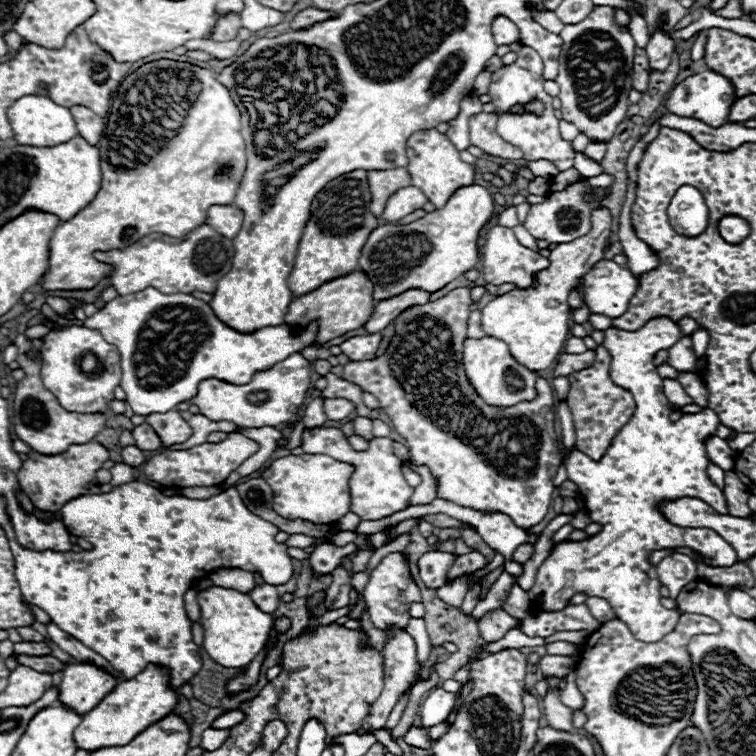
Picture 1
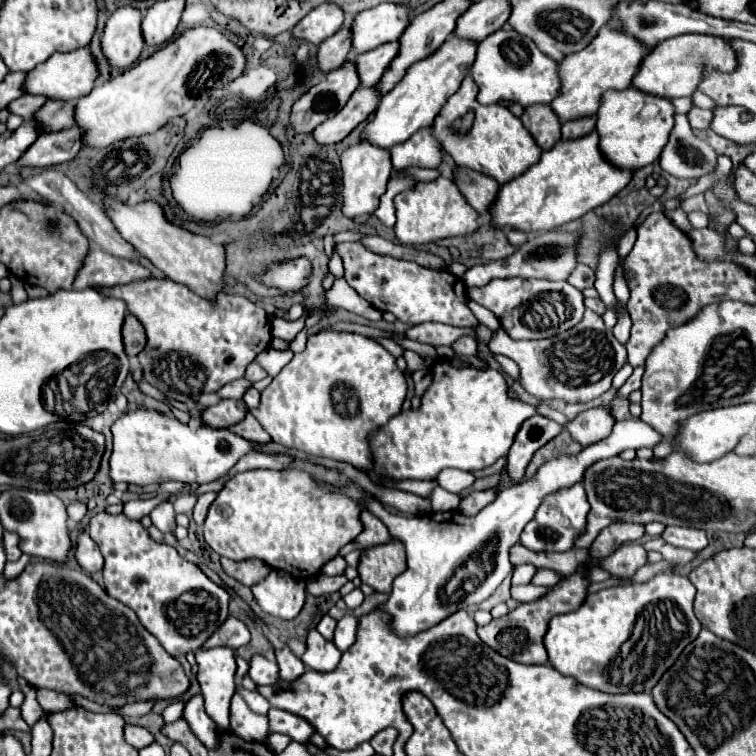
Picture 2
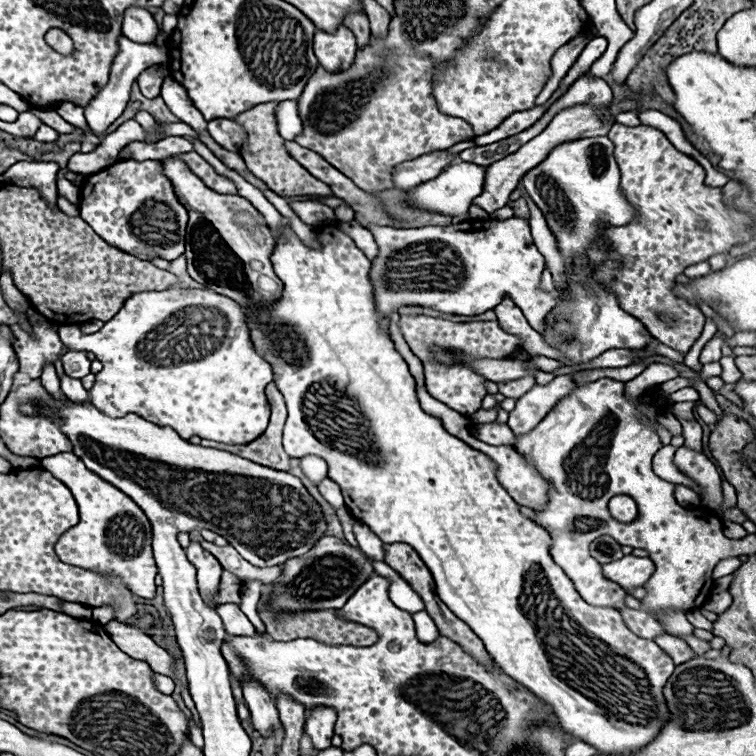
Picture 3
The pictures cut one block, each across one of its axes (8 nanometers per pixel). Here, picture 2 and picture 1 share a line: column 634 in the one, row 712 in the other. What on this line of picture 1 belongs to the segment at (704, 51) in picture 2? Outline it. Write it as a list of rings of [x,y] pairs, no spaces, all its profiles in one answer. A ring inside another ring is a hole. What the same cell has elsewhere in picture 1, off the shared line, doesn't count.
[[[68,664],[62,670],[62,684],[58,686],[58,702],[72,708],[76,714],[88,714],[98,702],[114,690],[116,678],[96,668],[94,664]]]

